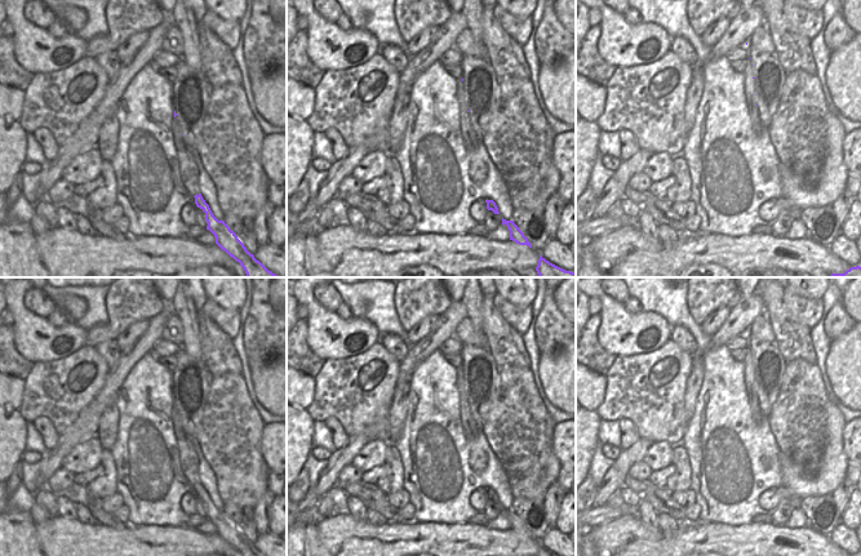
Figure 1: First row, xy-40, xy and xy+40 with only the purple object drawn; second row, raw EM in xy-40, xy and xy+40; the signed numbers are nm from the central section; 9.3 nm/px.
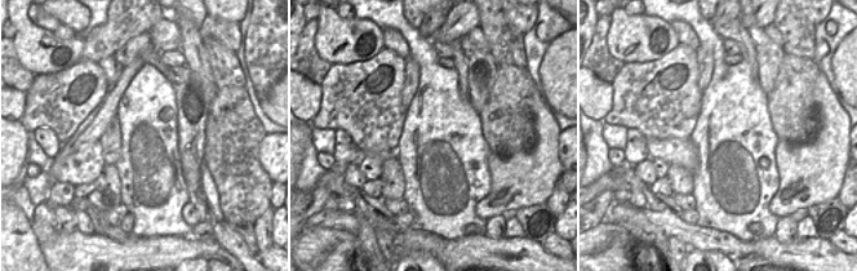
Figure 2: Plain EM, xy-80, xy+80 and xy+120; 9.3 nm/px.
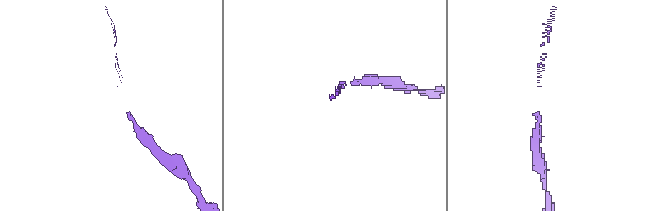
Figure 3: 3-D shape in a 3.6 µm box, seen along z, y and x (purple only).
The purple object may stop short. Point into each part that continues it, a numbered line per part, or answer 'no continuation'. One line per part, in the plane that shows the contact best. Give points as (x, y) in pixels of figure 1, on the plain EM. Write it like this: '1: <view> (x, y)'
1: xy-40 (177, 422)

